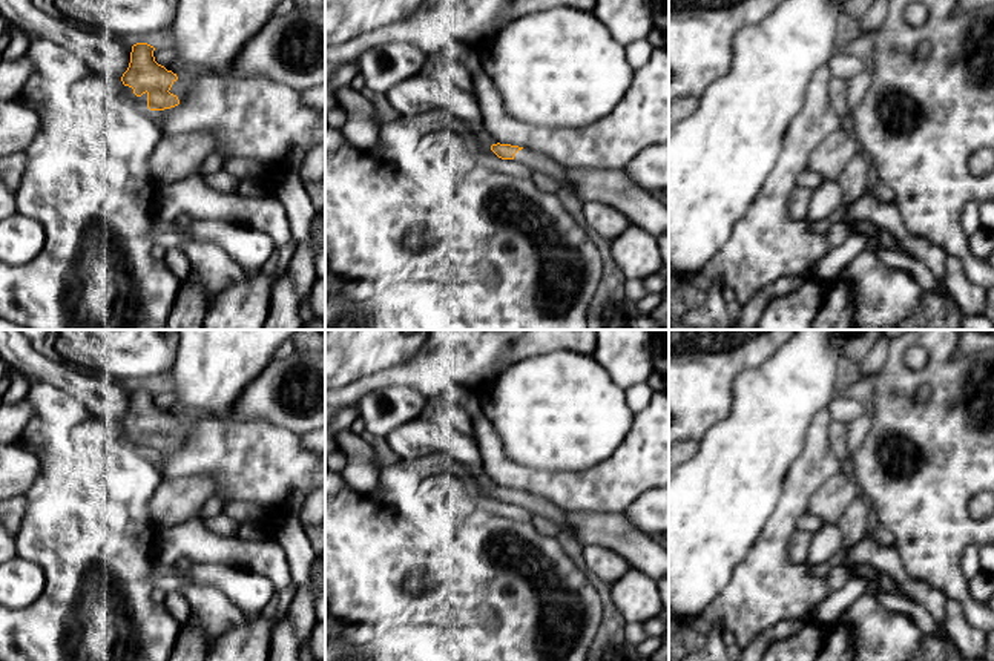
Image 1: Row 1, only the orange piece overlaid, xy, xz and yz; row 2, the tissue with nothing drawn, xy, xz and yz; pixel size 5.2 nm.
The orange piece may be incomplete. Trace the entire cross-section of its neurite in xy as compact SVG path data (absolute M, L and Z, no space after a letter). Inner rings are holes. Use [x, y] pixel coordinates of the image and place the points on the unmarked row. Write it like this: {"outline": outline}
{"outline": "M147 386L133 388L121 425L132 431L137 440L146 437L150 454L164 454L178 449L184 442L184 426L155 405L153 394L155 391Z"}

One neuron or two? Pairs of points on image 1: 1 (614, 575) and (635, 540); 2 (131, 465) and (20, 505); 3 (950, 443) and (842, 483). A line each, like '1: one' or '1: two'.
1: two
2: two
3: two

